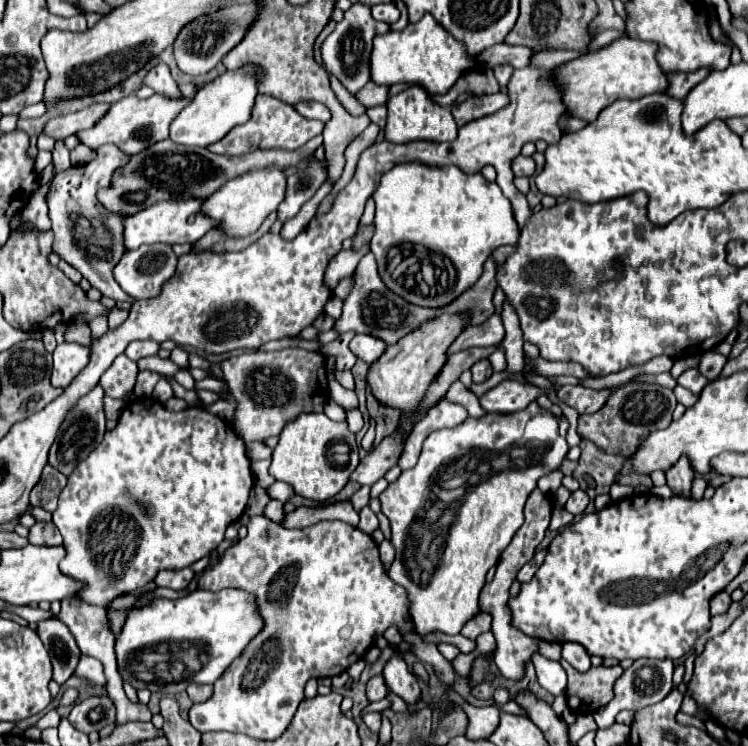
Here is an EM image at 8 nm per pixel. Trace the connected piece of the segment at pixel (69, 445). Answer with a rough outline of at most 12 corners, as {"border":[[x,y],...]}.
{"border":[[102,388],[82,396],[50,448],[64,476],[102,440]]}

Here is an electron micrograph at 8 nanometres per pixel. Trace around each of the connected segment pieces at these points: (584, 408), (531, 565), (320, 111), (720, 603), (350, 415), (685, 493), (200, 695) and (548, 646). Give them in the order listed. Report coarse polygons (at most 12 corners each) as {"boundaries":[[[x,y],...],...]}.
{"boundaries":[[[562,386],[558,398],[578,414],[598,412],[612,390]],[[536,550],[534,558],[526,562],[520,572],[520,582],[530,582],[540,564],[544,562],[546,550]],[[302,102],[294,108],[306,118],[330,120],[324,104]],[[726,590],[714,594],[710,600],[710,614],[726,612],[730,594]],[[358,408],[346,410],[346,424],[352,432],[362,428],[364,420]],[[678,460],[666,482],[674,496],[692,496],[694,472],[686,460]],[[190,684],[186,688],[192,702],[212,696],[212,684]],[[542,642],[542,656],[560,660],[560,644]]]}

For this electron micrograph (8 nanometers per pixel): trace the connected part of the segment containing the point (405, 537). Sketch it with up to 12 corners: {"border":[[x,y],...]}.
{"border":[[544,410],[436,430],[382,492],[418,632],[458,634],[570,448]]}

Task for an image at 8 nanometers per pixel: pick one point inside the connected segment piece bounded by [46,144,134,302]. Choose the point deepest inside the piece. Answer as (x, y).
(87, 236)

